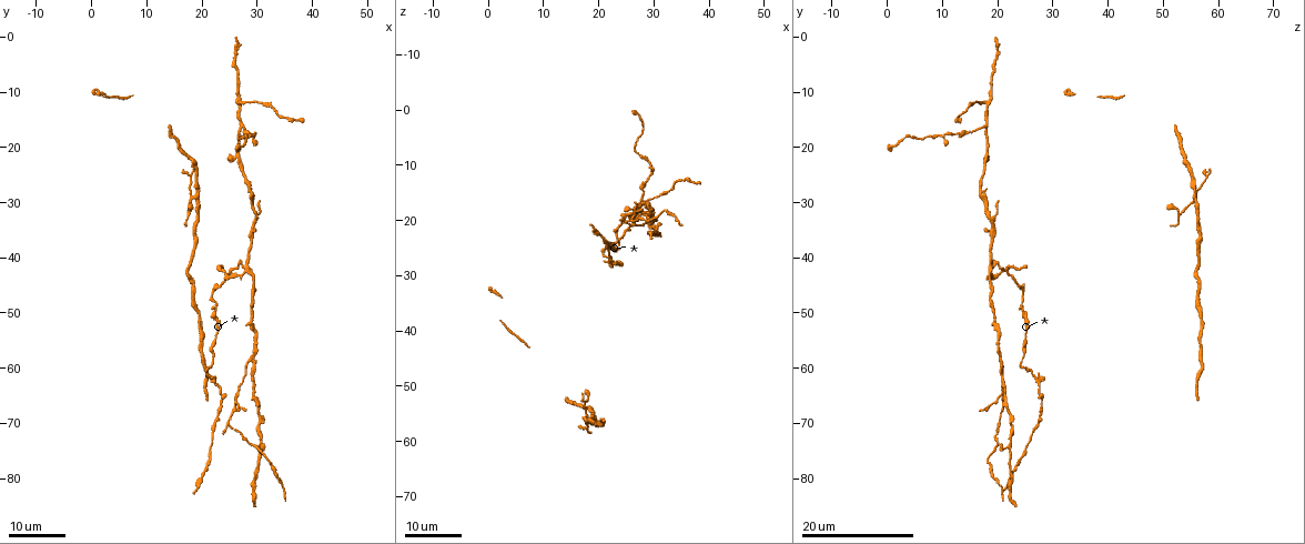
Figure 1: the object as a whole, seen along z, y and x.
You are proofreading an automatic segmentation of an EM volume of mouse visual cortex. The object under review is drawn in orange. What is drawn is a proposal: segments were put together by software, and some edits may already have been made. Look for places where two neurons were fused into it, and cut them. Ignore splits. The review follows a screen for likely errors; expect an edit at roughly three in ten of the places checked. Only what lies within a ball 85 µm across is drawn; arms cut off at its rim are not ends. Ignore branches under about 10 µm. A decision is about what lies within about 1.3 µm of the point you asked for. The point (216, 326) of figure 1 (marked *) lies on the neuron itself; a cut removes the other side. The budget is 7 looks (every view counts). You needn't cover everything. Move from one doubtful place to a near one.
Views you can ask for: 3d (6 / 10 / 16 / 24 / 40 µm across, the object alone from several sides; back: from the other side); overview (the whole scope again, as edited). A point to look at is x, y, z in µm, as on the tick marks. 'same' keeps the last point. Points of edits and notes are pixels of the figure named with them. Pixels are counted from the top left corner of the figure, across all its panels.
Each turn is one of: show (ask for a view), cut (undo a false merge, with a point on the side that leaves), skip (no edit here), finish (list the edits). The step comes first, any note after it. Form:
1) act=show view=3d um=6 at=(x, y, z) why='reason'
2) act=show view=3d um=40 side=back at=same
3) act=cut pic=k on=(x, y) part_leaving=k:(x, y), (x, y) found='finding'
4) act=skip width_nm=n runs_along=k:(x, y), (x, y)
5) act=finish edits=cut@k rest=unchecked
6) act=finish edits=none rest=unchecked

act=show view=3d um=24 at=(23.5, 44.5, 23.5) why='thick turns thin'

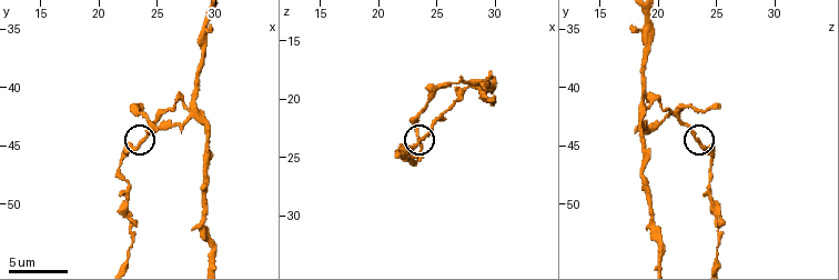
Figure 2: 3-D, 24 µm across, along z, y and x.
act=show view=3d um=10 at=(23.4, 45.0, 23.8) why='zoom in'

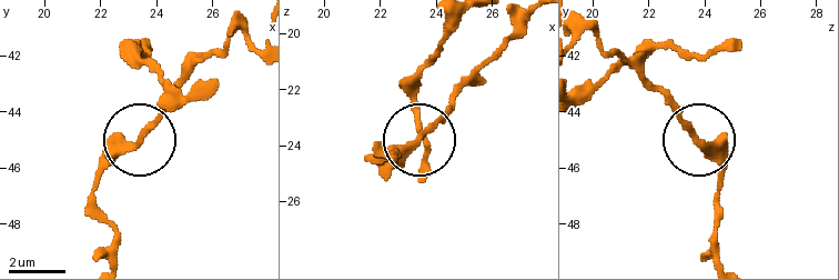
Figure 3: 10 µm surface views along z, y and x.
act=skip runs_along=3:(720, 259), (714, 231), (718, 159), (658, 90) found='all the same neuron'

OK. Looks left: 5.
act=show view=3d um=24 at=(29.0, 18.0, 10.5) why='thin neck'

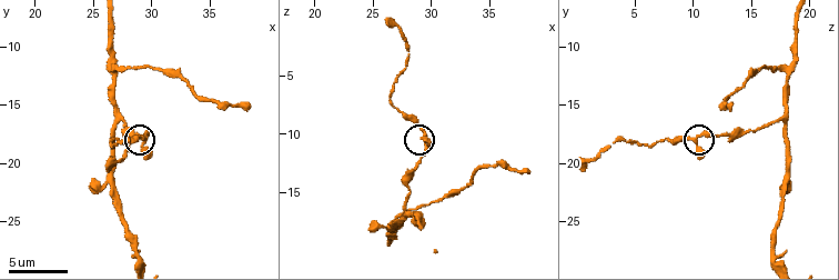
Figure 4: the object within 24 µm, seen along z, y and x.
act=show view=3d um=10 at=(29.6, 17.8, 10.2)

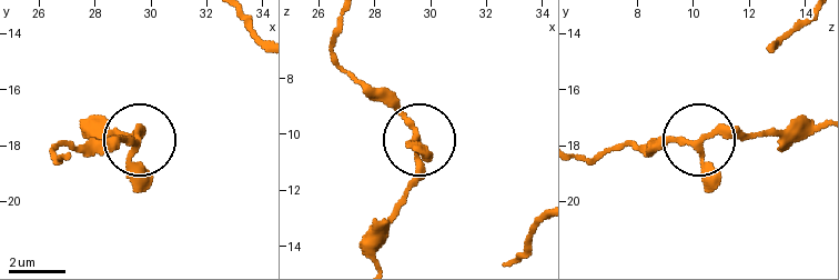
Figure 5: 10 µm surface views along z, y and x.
act=skip runs_along=5:(815, 124), (630, 147) found='continuous, no second neuron'

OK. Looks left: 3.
act=show view=3d um=10 at=(27.4, 16.2, 17.8) why='branch point'

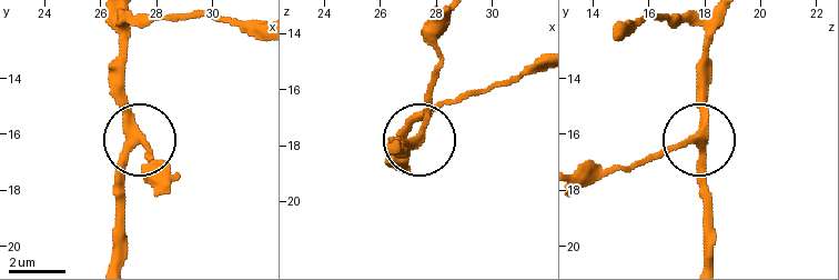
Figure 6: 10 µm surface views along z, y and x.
act=skip arms=3 runs_along=6:(703, 256), (699, 143), (666, 148), (626, 168) found='one neuron here'

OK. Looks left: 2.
act=finish edits=none rest=unchecked

